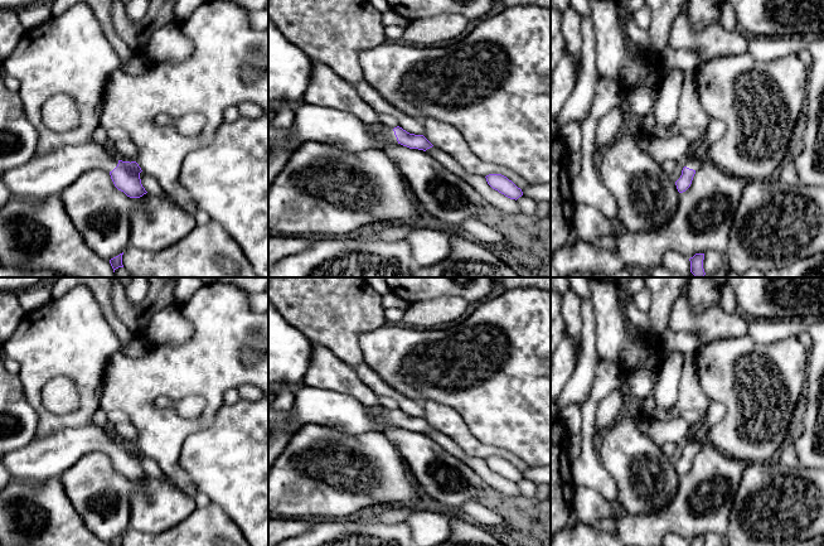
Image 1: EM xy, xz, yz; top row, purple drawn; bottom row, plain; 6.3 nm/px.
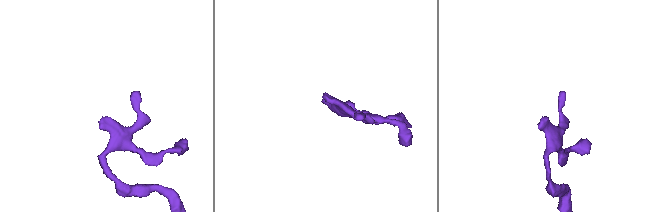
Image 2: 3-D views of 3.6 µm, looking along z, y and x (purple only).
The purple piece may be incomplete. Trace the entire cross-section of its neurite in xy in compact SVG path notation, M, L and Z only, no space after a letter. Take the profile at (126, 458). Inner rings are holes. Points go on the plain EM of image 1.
M97 425L67 427L48 436L34 438L21 449L1 455L0 459L13 479L42 483L59 478L92 451L108 454L115 469L130 480L147 475L141 467L142 453L139 446L118 443L110 429Z

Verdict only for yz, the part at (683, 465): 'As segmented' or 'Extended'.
Extended

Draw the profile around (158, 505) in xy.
M146 475L131 480L131 484L131 530L163 533L197 509L195 499L184 493L169 475L161 479Z

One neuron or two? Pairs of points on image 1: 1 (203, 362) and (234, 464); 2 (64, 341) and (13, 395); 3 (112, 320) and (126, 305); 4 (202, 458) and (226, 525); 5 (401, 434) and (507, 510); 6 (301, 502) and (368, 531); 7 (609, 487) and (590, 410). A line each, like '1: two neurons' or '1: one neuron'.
1: two neurons
2: two neurons
3: two neurons
4: two neurons
5: one neuron
6: two neurons
7: one neuron

